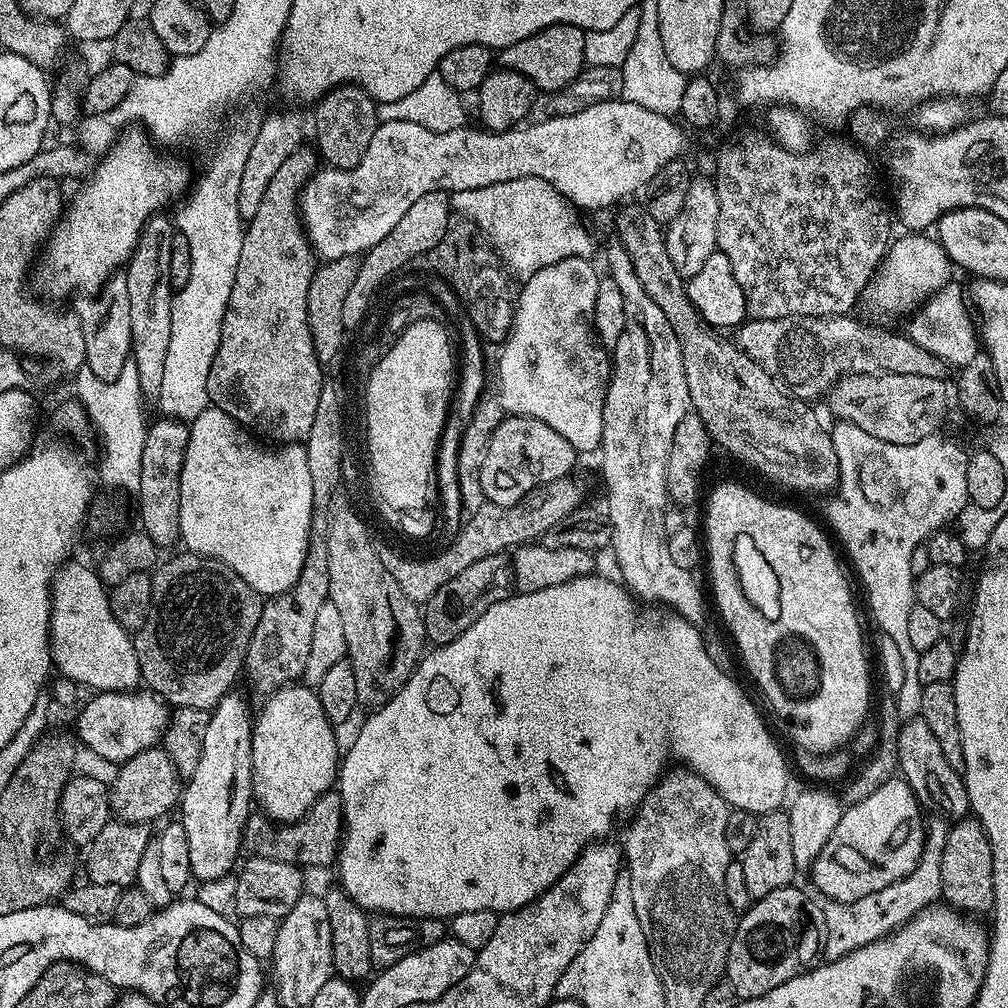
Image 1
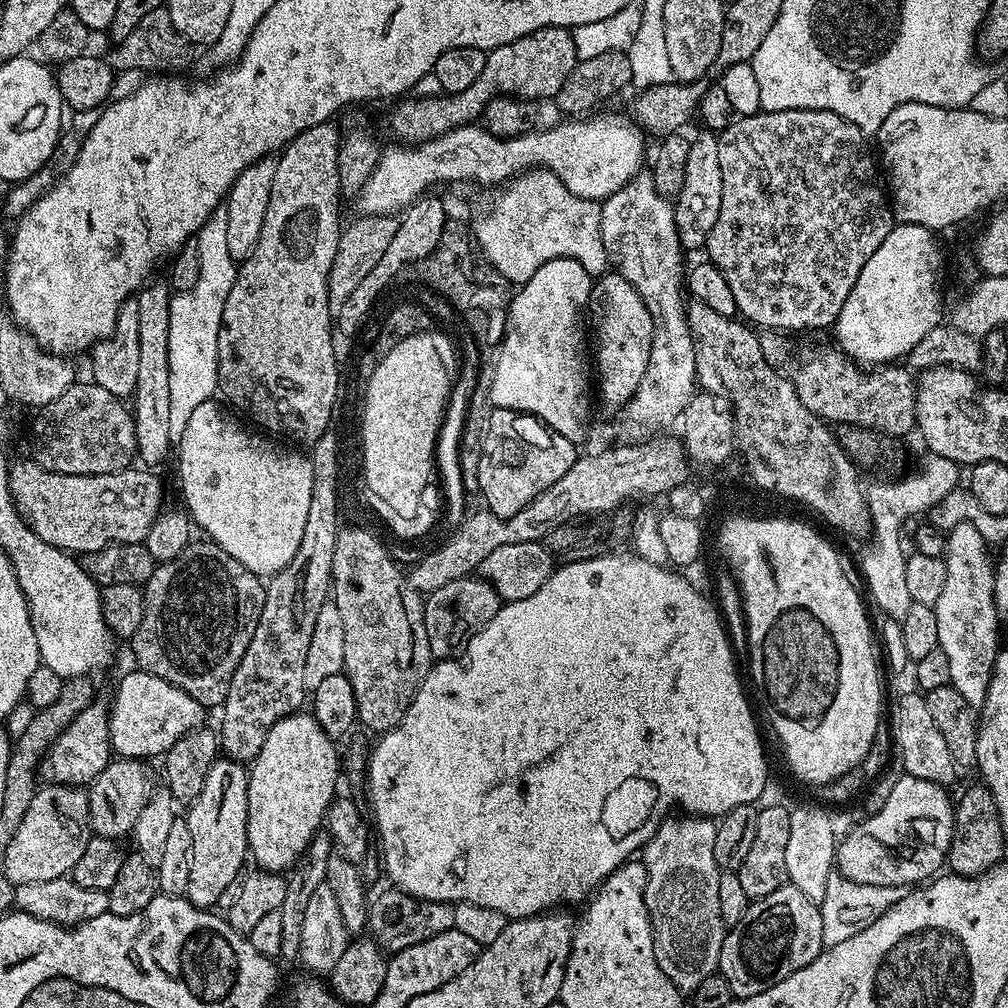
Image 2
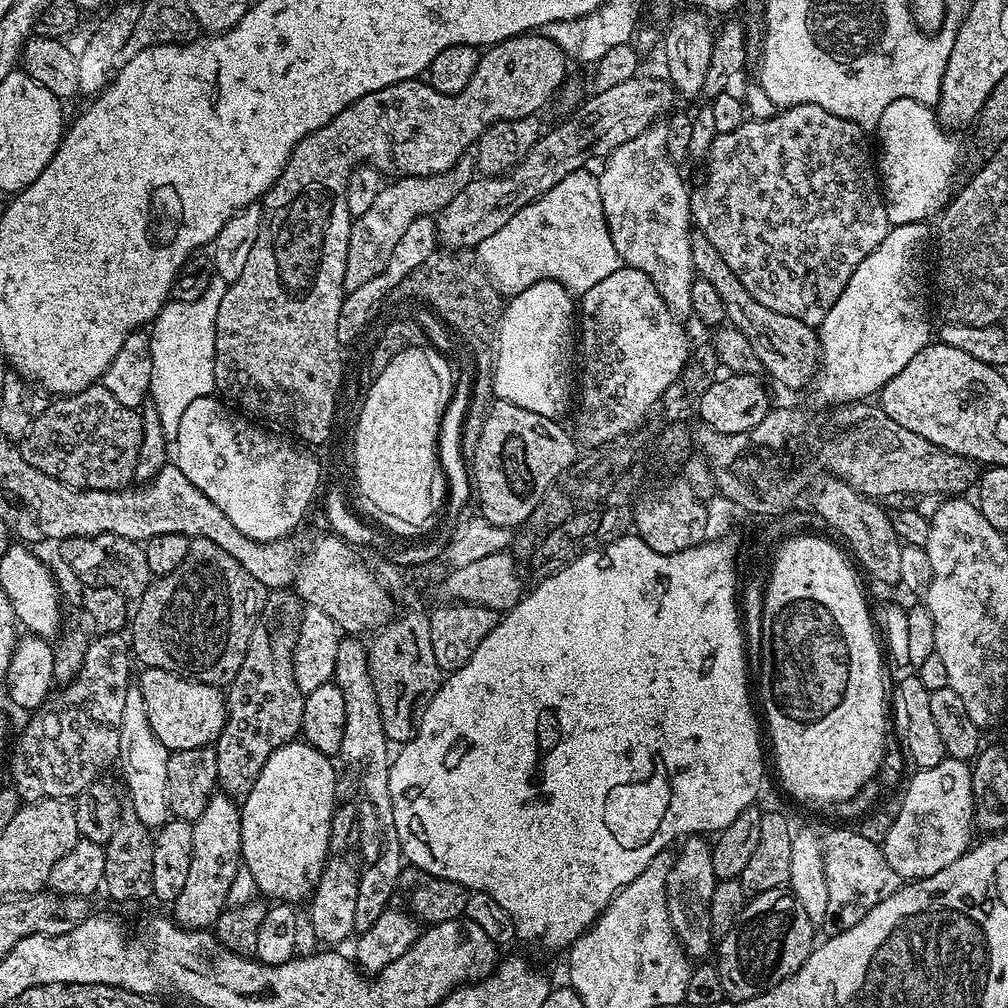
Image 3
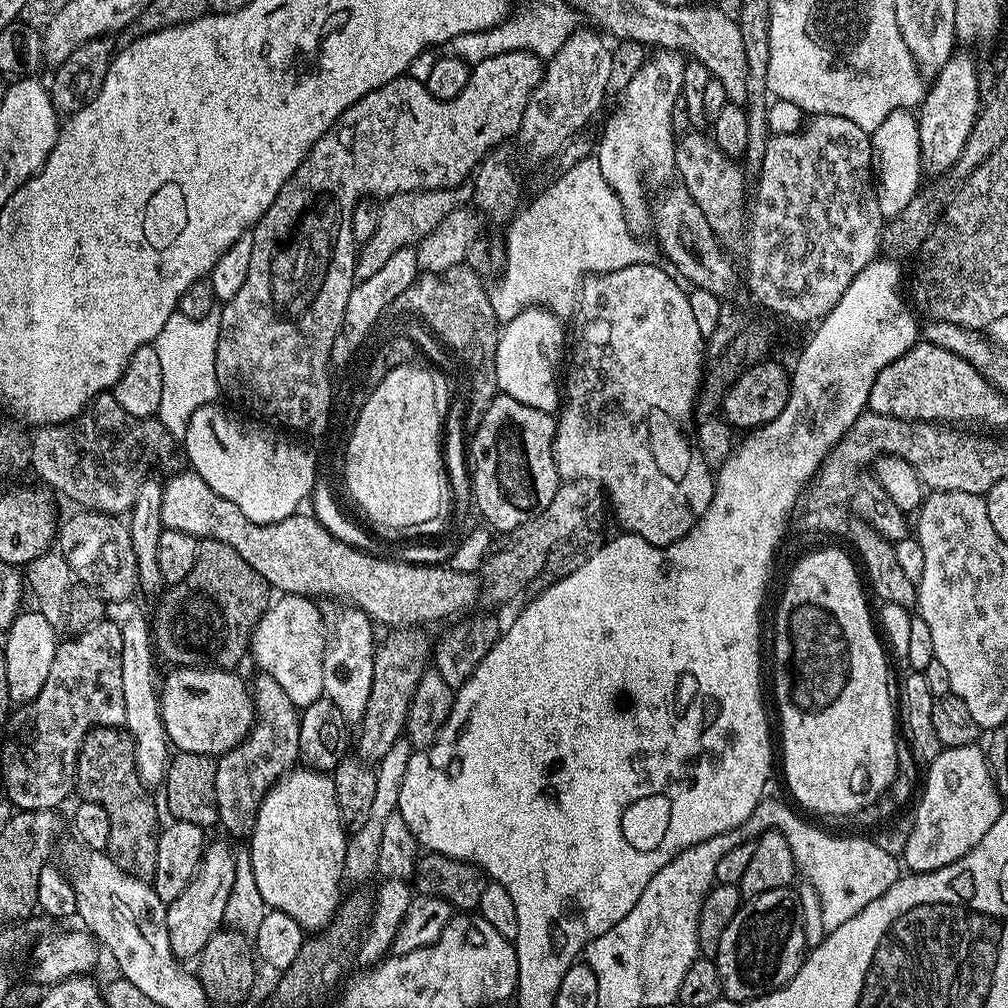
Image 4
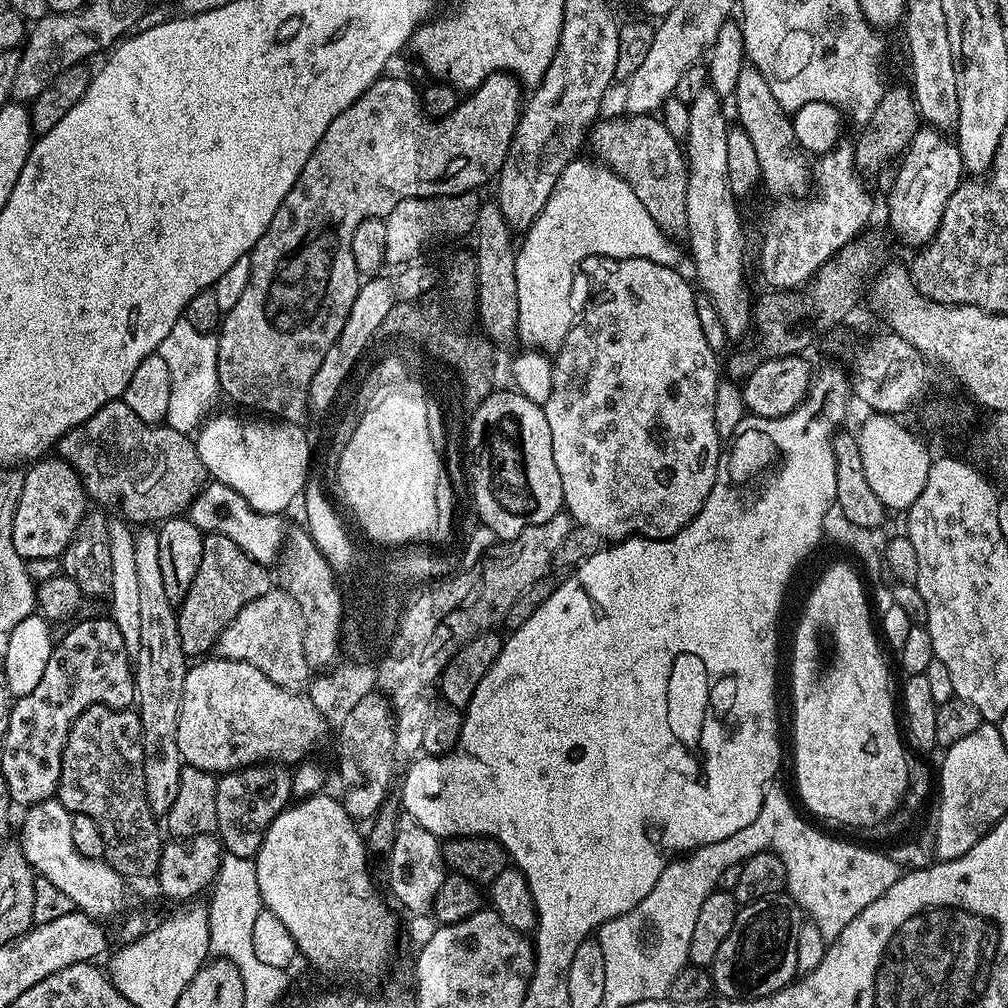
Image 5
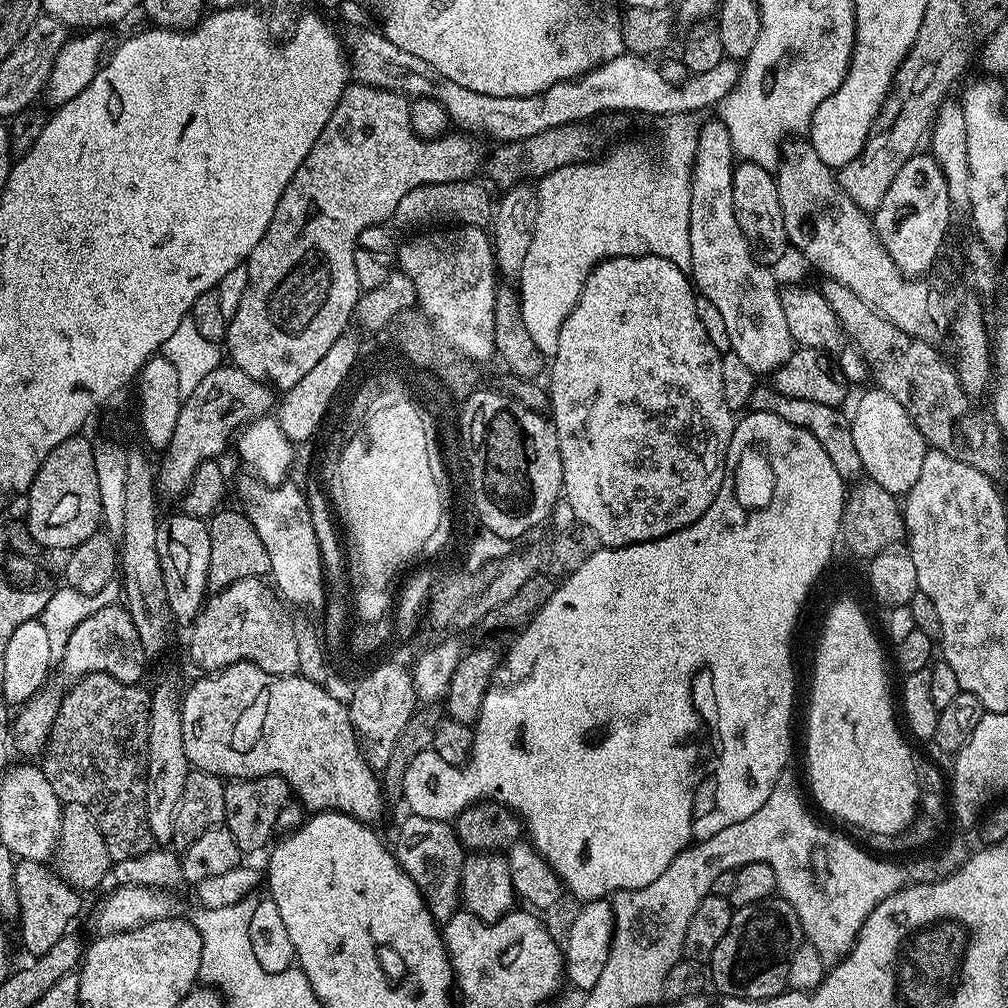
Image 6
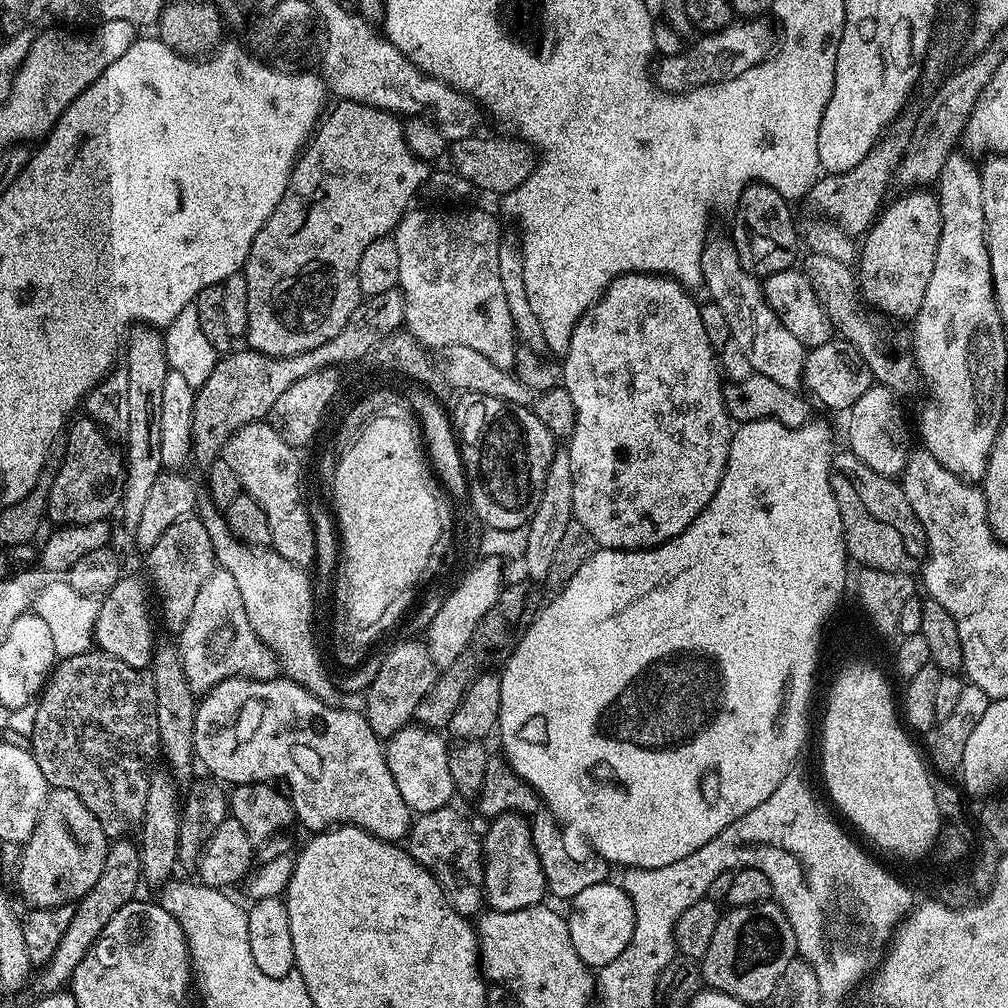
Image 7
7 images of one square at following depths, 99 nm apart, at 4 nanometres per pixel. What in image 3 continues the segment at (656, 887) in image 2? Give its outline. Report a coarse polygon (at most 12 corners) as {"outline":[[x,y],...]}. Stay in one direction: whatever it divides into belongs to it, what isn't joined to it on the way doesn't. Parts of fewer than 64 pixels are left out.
{"outline":[[688,838],[671,861],[668,917],[689,957],[713,951],[712,849]]}

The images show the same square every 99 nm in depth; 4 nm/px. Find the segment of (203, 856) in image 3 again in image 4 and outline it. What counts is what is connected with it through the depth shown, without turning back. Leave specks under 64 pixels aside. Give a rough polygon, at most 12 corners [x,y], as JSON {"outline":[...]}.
{"outline":[[211,841],[168,905],[176,959],[199,957],[225,923],[235,851]]}

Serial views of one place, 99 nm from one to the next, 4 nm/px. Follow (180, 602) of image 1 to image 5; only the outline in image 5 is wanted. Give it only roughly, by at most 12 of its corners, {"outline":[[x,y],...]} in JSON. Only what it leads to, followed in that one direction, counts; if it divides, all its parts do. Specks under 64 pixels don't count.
{"outline":[[207,533],[178,604],[182,650],[211,653],[274,576],[226,534]]}

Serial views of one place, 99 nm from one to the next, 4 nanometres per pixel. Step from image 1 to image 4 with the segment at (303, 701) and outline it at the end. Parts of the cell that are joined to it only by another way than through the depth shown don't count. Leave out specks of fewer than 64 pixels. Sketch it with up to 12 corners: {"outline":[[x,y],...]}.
{"outline":[[300,766],[250,843],[267,907],[325,928],[348,845],[332,776]]}

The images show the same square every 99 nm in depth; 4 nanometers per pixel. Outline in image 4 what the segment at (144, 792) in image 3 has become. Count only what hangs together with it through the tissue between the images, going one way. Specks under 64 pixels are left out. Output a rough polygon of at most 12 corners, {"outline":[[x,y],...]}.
{"outline":[[149,617],[122,634],[123,727],[145,786],[163,785],[170,745]]}

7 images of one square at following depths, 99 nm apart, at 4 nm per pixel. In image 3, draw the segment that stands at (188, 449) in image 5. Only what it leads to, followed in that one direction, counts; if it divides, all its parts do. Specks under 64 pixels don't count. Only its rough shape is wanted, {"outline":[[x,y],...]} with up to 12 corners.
{"outline":[[100,382],[49,402],[18,444],[72,488],[133,483],[140,412]]}

